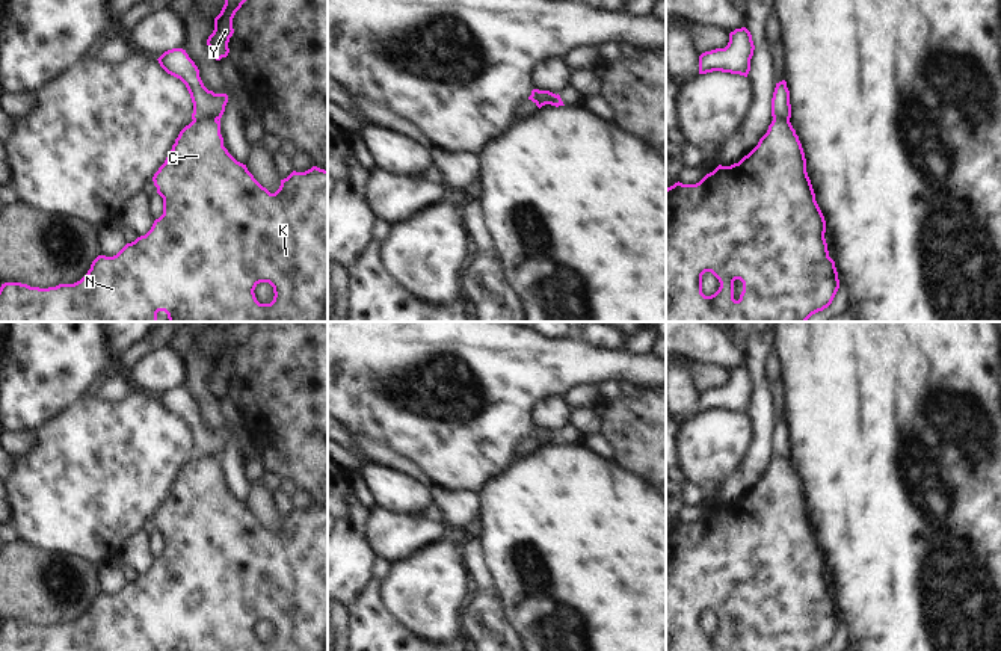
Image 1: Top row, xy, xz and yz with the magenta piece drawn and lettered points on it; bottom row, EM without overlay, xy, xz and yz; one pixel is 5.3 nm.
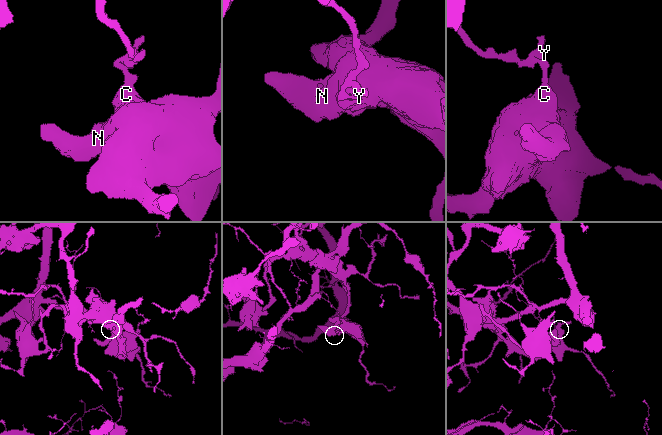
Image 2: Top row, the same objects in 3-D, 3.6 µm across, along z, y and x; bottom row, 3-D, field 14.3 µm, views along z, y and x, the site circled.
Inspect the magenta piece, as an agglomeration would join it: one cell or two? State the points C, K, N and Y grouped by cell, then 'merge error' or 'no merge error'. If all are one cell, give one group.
groups C K N / Y; merge error

